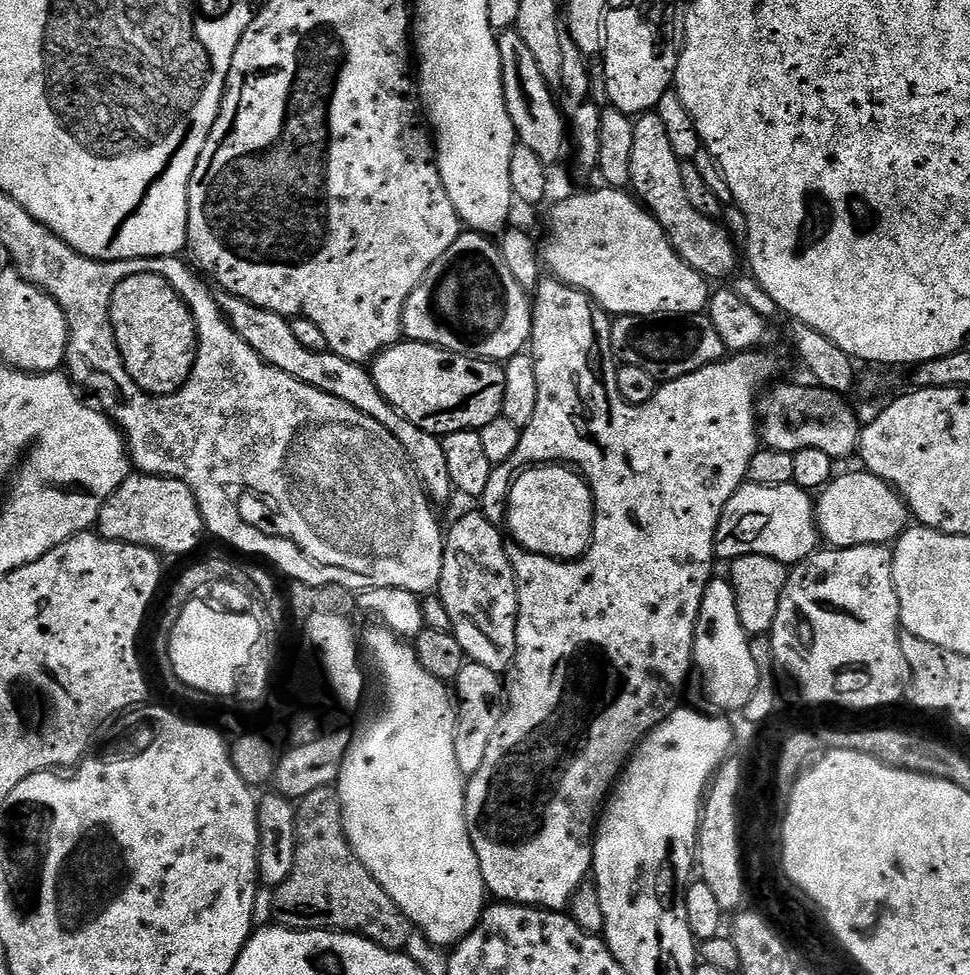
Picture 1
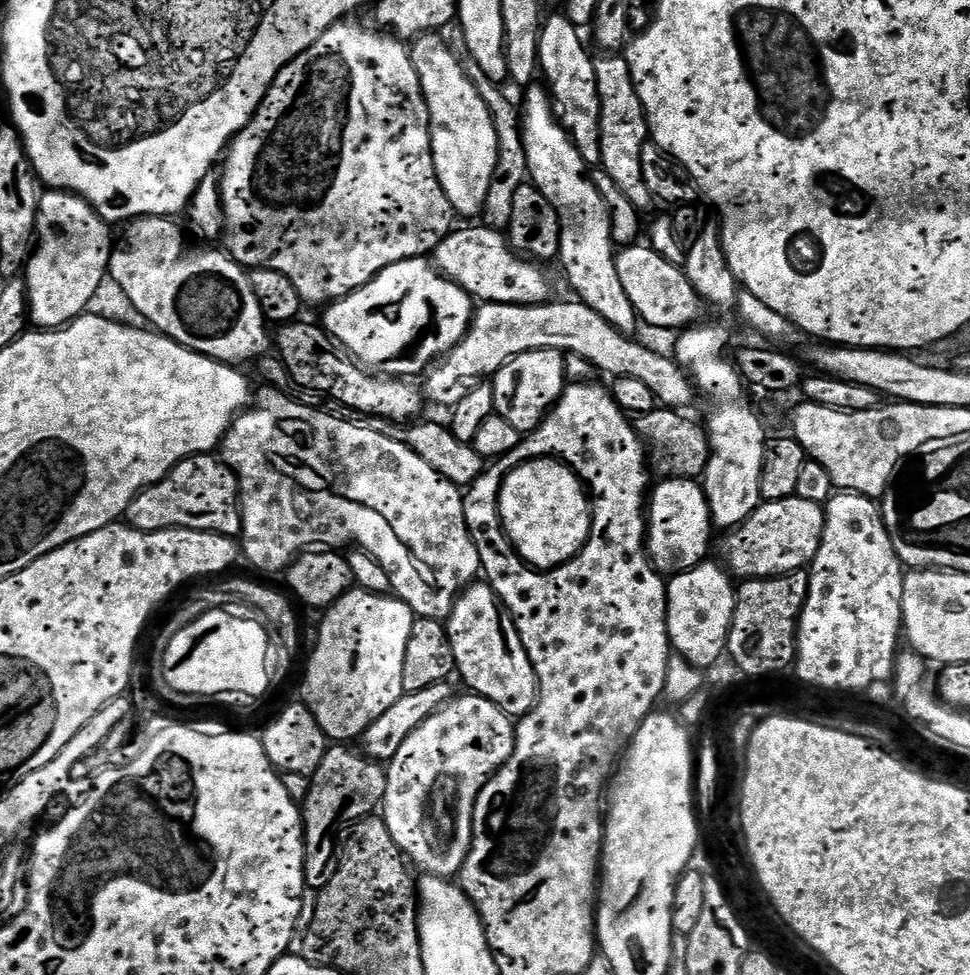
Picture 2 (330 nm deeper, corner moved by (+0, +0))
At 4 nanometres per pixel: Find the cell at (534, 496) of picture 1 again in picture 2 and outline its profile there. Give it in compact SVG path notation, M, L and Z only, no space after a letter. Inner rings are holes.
M540 457L508 472L499 496L504 532L529 565L548 571L570 561L592 533L592 508L584 482L564 461Z

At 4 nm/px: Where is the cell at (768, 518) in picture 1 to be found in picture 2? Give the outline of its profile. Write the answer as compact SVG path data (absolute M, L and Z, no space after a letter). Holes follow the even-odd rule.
M664 478L659 482L657 488L655 485L651 489L646 504L646 547L657 572L673 577L705 563L714 525L703 483L679 478Z

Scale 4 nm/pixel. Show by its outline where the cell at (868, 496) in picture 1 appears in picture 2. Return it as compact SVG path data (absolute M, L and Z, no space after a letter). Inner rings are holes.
M797 495L785 500L769 500L761 503L739 528L727 533L728 541L724 544L727 567L740 578L784 576L787 572L807 569L818 554L823 533L824 508L821 505Z

